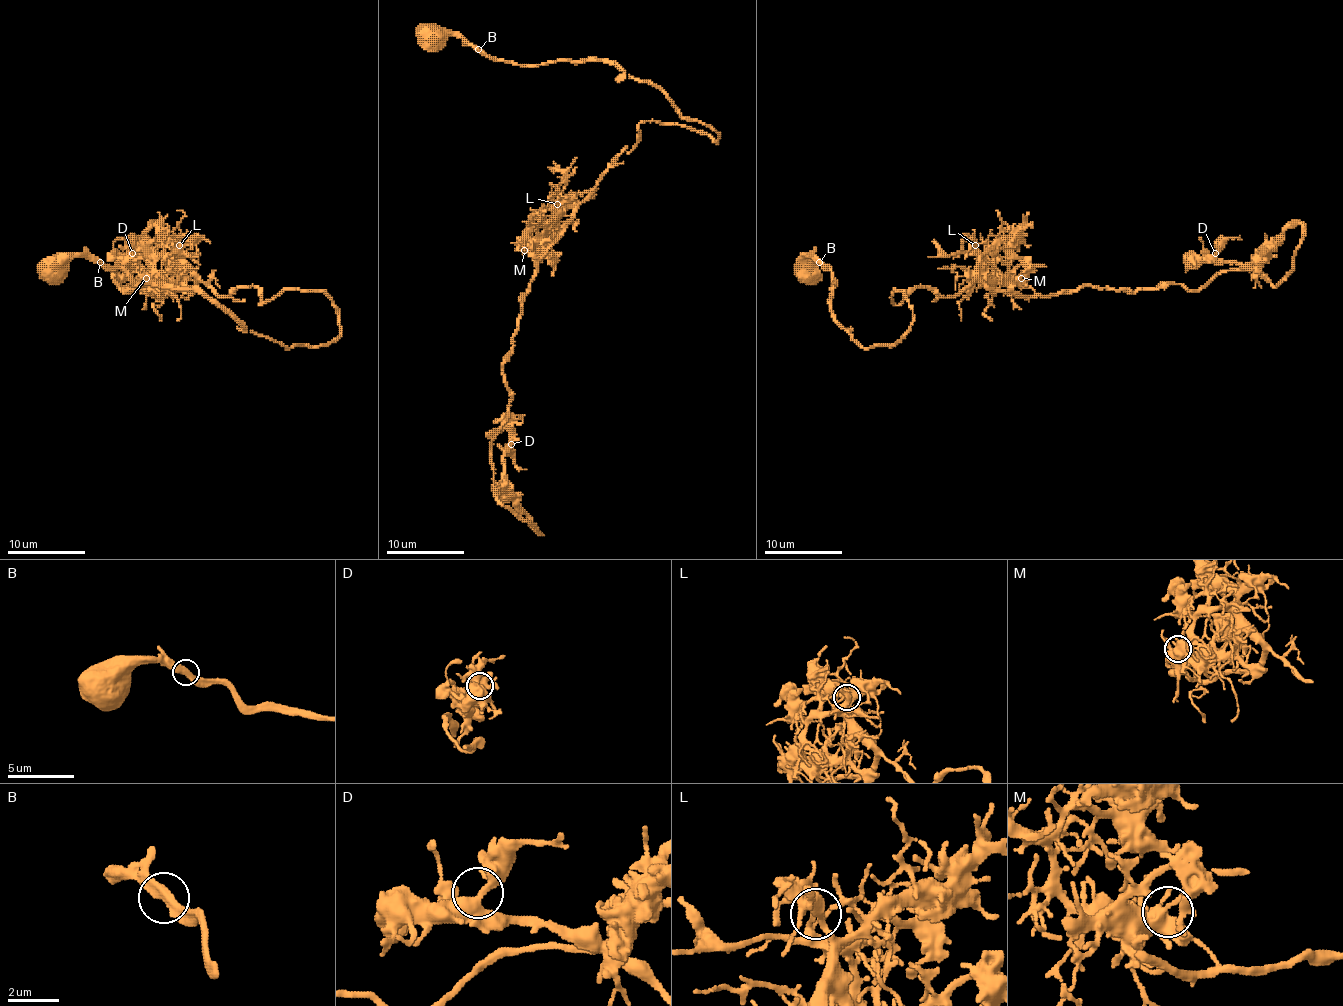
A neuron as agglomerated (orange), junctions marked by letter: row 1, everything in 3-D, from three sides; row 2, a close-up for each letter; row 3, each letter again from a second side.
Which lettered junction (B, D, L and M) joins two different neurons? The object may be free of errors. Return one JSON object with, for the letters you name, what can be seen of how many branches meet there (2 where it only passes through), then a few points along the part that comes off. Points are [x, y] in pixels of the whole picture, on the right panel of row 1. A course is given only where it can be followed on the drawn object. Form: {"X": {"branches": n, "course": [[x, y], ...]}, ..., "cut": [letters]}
{"B": {"branches": 2, "course": [[820, 263], [829, 268], [831, 282], [835, 284], [831, 290], [831, 313], [843, 328]]}, "cut": ["B"]}

